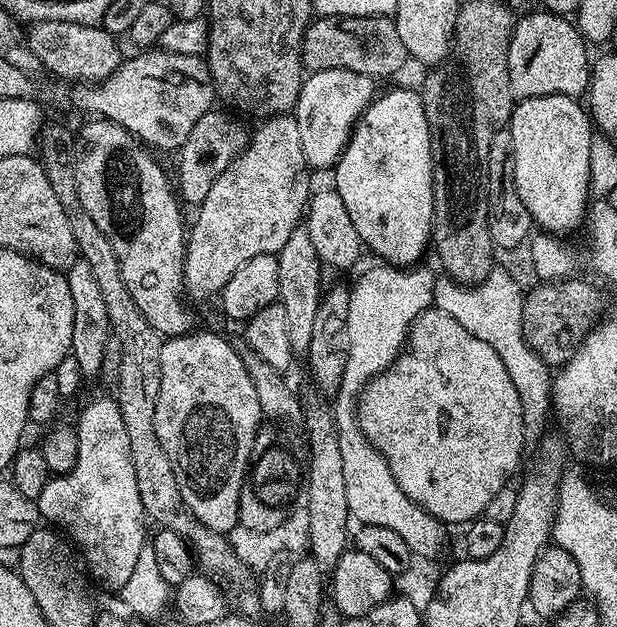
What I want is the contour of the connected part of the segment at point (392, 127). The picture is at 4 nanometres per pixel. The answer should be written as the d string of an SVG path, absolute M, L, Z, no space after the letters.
M392 88L389 92L381 91L368 105L367 110L360 116L356 127L352 129L352 137L348 140L348 145L344 147L344 152L334 165L336 181L334 187L338 195L342 198L342 203L346 210L350 210L350 219L354 222L354 227L358 229L358 238L365 249L368 248L374 255L385 264L393 266L416 266L421 263L424 251L429 251L432 238L432 219L434 218L434 190L432 189L432 151L430 150L430 126L426 122L426 110L420 97L419 91L412 88Z

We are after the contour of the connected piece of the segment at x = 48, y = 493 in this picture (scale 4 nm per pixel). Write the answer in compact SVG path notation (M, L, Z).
M108 395L90 401L81 410L80 421L75 421L74 427L78 434L78 462L74 464L74 470L65 476L53 475L46 490L42 490L35 502L40 507L41 517L70 537L91 579L104 588L119 590L126 586L126 582L130 582L130 574L134 574L134 566L138 566L138 554L142 554L146 547L146 517L142 494L138 494L138 478L134 478L134 462L130 462L130 437L126 434L126 422L122 422L122 410L116 399Z

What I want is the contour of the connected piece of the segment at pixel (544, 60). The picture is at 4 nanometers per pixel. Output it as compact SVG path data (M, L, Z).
M539 10L515 21L510 50L508 69L513 97L525 100L546 94L583 97L588 91L590 79L589 45L579 28L567 15Z

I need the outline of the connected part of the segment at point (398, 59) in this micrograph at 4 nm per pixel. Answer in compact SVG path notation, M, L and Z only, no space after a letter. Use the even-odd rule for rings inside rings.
M316 16L300 44L300 57L309 73L341 68L373 78L392 76L410 60L392 16Z

